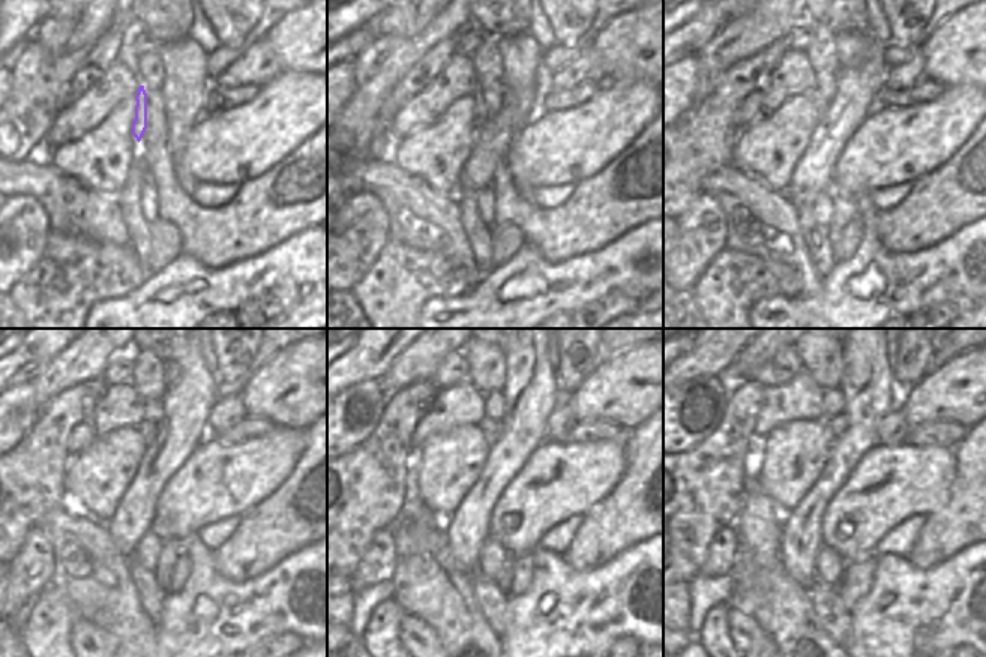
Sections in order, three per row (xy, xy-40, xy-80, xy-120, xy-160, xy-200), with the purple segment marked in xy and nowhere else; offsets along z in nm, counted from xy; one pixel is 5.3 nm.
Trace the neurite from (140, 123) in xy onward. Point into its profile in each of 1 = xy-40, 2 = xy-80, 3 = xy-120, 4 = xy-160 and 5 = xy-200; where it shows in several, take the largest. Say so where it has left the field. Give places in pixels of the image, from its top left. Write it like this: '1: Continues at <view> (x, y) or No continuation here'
1: Continues at xy-40 (479, 108)
2: Continues at xy-80 (817, 98)
3: Continues at xy-120 (149, 431)
4: Continues at xy-160 (491, 429)
5: Continues at xy-200 (838, 423)

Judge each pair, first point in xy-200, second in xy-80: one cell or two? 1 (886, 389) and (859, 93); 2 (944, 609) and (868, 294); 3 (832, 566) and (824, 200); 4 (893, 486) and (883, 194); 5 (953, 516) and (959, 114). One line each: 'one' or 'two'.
1: one
2: one
3: one
4: two
5: two

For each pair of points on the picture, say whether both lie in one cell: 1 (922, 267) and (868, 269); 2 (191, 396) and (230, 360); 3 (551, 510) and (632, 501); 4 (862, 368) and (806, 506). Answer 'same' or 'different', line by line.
1: same
2: different
3: different
4: same

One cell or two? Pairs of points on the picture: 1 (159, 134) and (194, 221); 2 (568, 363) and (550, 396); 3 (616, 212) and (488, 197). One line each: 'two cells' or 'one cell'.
1: one cell
2: two cells
3: two cells

